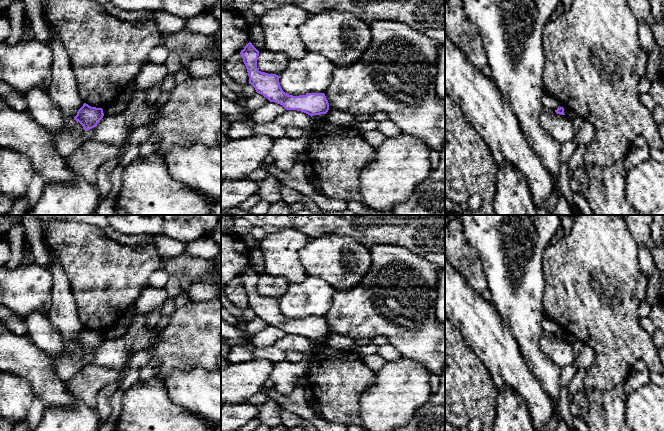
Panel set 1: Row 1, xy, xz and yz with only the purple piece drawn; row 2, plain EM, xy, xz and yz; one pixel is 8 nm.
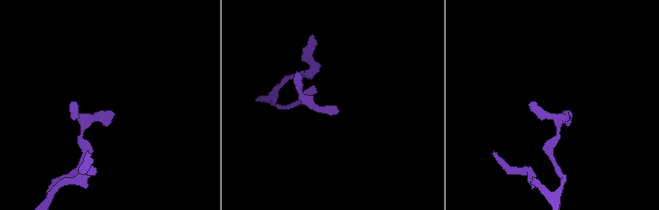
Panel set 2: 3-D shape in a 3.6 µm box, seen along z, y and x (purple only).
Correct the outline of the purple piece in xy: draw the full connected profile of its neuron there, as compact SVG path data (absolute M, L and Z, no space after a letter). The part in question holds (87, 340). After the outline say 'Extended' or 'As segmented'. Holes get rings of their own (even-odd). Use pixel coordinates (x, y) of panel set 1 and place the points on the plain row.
M84 327L74 341L84 352L85 356L96 351L103 342L104 337L102 332L91 331Z. As segmented

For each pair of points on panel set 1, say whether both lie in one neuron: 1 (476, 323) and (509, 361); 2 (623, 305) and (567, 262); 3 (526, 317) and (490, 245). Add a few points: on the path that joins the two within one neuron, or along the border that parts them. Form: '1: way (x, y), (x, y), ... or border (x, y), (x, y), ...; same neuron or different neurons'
1: way (485, 332), (500, 352); same neuron
2: way (609, 299), (581, 271); same neuron
3: way (513, 299), (502, 279), (500, 263); same neuron

